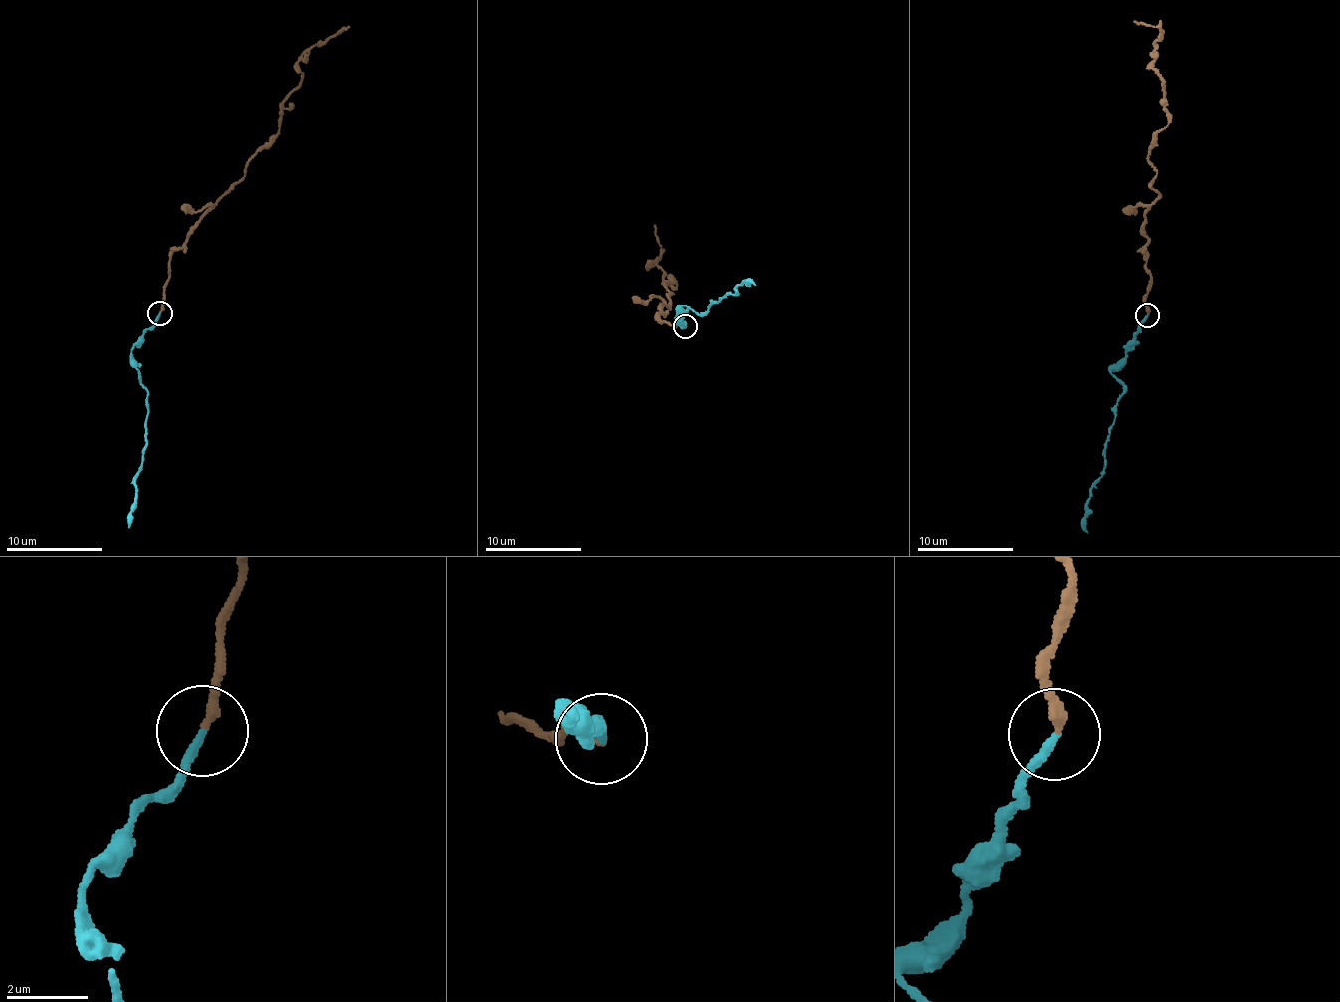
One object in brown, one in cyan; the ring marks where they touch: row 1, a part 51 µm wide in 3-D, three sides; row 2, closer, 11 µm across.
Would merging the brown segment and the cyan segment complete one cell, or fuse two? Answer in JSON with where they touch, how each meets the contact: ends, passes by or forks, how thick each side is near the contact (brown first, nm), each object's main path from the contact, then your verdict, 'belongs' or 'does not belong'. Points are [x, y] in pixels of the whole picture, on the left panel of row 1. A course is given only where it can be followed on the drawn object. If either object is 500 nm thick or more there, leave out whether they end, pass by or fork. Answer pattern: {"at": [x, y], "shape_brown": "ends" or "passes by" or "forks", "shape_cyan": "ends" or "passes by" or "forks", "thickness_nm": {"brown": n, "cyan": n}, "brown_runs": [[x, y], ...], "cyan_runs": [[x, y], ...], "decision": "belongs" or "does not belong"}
{"at": [159, 313], "shape_brown": "ends", "shape_cyan": "ends", "thickness_nm": {"brown": 240, "cyan": 240}, "brown_runs": [[159, 311], [169, 256], [244, 174], [246, 162], [278, 133], [282, 100], [299, 85], [300, 56], [349, 26]], "cyan_runs": [[159, 313], [132, 349], [140, 382], [148, 397], [146, 444], [141, 471], [135, 482], [129, 528]], "decision": "does not belong"}

